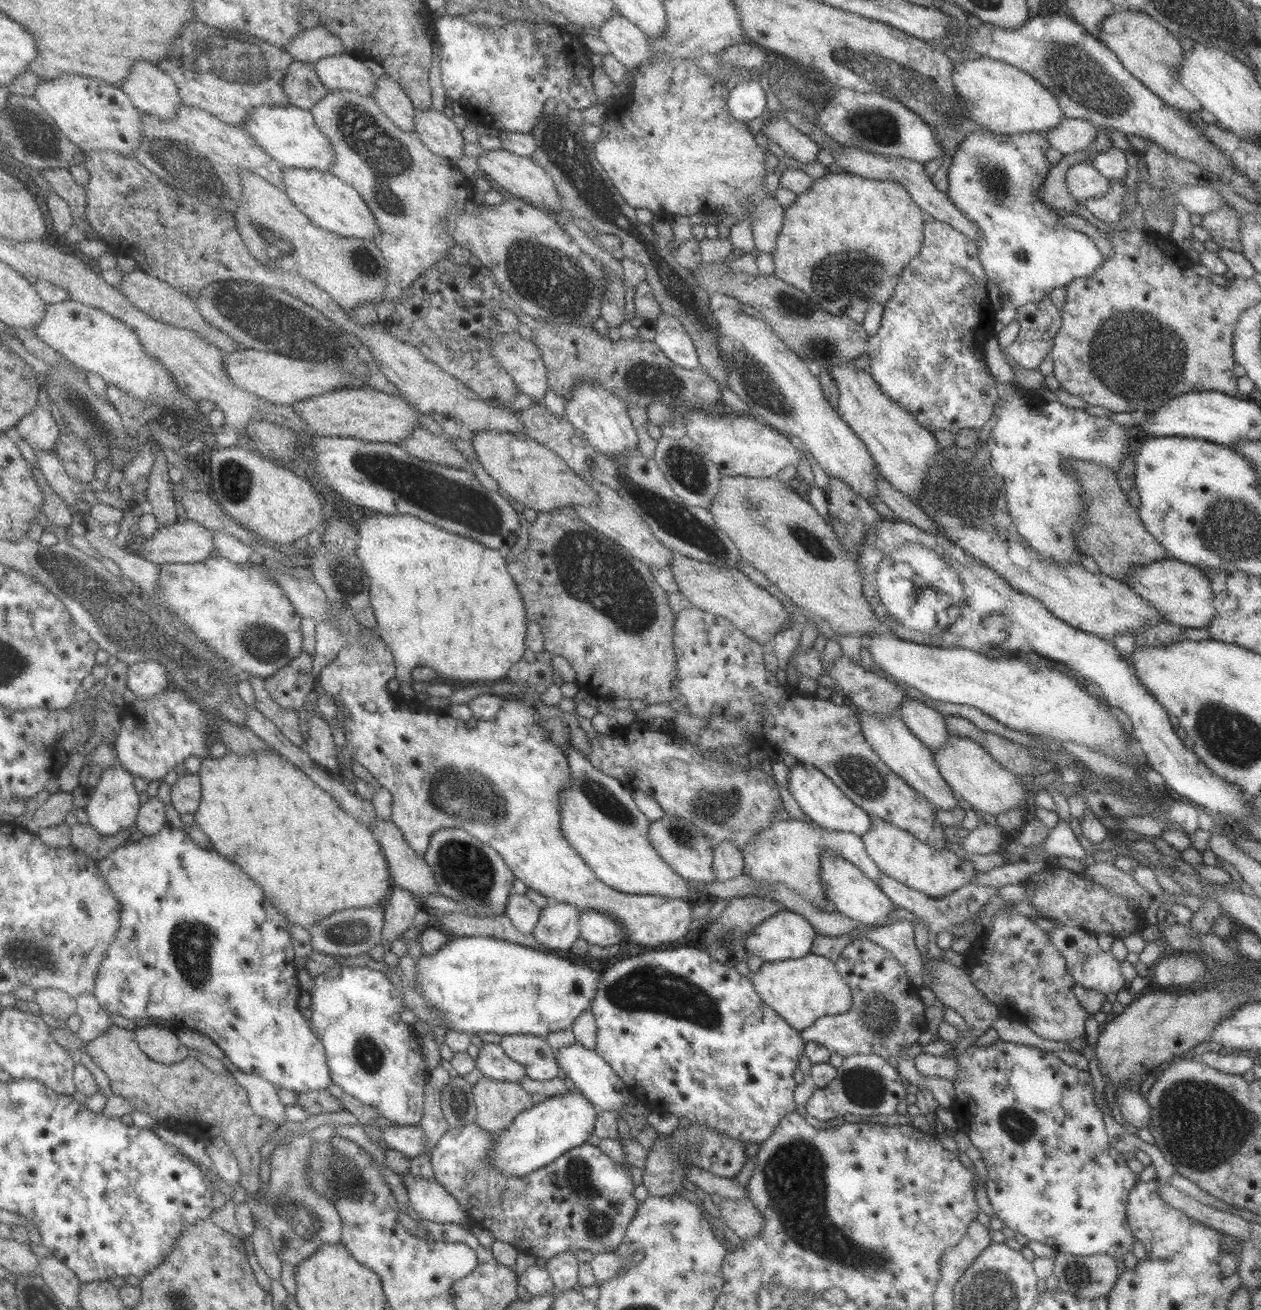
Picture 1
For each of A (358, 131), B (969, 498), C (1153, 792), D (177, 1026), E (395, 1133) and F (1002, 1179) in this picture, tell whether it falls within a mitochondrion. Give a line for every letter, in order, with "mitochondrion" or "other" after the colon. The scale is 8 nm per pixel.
A: mitochondrion
B: mitochondrion
C: other
D: other
E: other
F: other

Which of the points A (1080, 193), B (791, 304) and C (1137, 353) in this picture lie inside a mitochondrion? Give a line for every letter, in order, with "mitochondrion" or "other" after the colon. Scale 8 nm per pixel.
A: other
B: mitochondrion
C: mitochondrion

